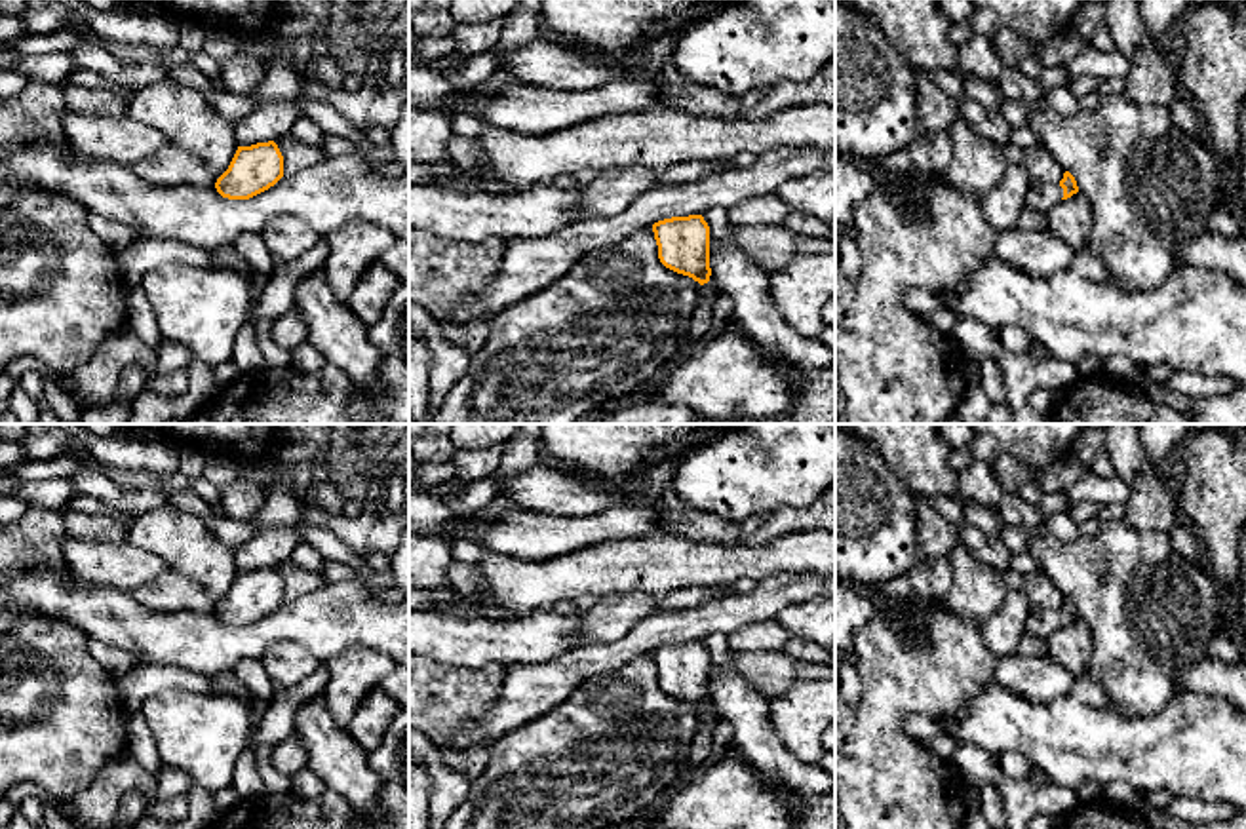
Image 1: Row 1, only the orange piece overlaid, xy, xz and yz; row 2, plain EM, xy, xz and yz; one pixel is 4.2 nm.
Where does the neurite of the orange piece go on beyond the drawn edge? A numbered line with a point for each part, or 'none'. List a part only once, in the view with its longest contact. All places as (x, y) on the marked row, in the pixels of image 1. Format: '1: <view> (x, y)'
1: yz (1041, 196)

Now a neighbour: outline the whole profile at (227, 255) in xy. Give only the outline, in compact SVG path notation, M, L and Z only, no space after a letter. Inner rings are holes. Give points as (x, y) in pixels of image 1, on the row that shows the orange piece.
M224 245L224 247L219 247L219 249L211 249L207 253L211 255L211 259L217 264L223 264L228 270L236 270L236 272L243 274L245 262L243 262L242 255L236 251L234 245Z

